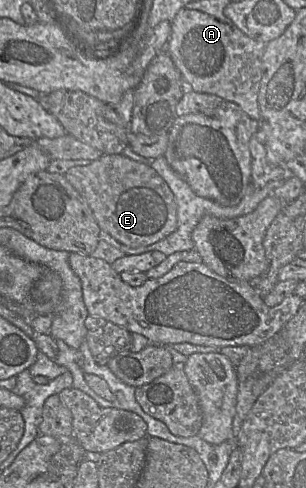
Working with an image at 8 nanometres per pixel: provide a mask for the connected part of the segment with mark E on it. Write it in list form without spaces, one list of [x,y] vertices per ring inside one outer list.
[[[103,154],[99,158],[90,161],[86,165],[74,166],[69,168],[64,174],[66,180],[76,189],[76,191],[83,197],[83,199],[89,205],[101,231],[109,234],[112,238],[128,247],[134,248],[154,244],[171,234],[177,226],[177,210],[174,195],[166,184],[166,182],[161,178],[161,176],[156,172],[156,170],[154,170],[150,166],[150,162],[150,160],[149,164],[136,162],[123,154]]]

